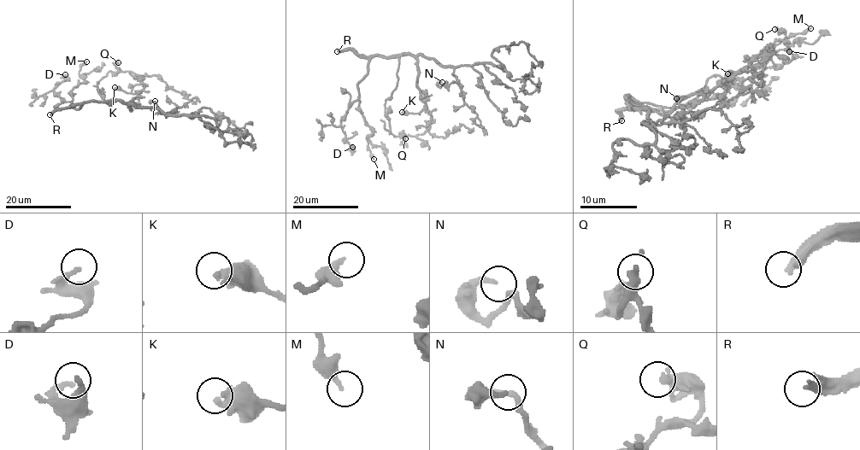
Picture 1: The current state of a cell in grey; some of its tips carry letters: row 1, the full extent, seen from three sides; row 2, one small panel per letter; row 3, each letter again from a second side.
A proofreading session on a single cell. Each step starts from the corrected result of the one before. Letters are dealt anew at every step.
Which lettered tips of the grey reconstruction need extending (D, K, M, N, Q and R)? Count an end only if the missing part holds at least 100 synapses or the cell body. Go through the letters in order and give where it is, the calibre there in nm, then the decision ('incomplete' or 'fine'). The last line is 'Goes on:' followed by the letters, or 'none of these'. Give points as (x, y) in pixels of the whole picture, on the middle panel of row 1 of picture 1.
D: (352, 147) | 190 nm | fine
K: (402, 112) | 440 nm | fine
M: (374, 159) | 240 nm | fine
N: (442, 82) | 240 nm | fine
Q: (405, 138) | 190 nm | fine
R: (337, 51) | 320 nm | incomplete
Goes on: R

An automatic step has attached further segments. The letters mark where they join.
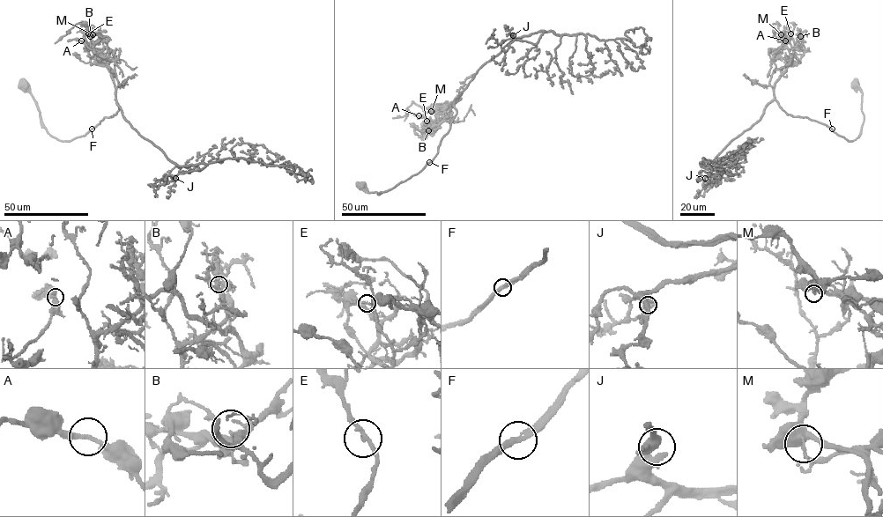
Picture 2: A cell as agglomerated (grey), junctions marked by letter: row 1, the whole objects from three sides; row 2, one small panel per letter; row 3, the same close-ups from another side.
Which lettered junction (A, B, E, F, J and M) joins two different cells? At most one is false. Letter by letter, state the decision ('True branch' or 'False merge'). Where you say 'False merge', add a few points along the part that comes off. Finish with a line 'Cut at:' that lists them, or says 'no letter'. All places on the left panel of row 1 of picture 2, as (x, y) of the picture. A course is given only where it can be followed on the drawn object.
A: True branch
B: True branch
E: True branch
F: True branch
J: True branch
M: False merge. Course of the part to remove: (93, 34), (99, 41), (88, 52), (92, 48), (103, 50), (95, 52), (81, 40), (68, 41)
Cut at: M

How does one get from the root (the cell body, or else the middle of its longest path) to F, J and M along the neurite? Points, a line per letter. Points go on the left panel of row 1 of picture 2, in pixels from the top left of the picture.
F: (21, 84), (35, 102), (42, 125), (52, 136), (69, 141), (85, 136), (92, 129)
J: (21, 84), (42, 125), (62, 141), (115, 114), (116, 100), (170, 160), (205, 165), (175, 178)
M: (21, 84), (42, 125), (59, 140), (85, 136), (115, 114), (107, 66), (115, 52), (93, 34)

